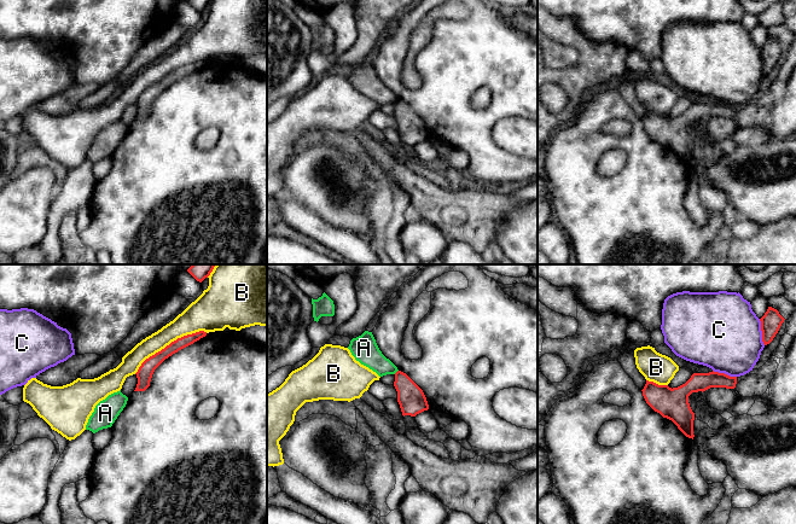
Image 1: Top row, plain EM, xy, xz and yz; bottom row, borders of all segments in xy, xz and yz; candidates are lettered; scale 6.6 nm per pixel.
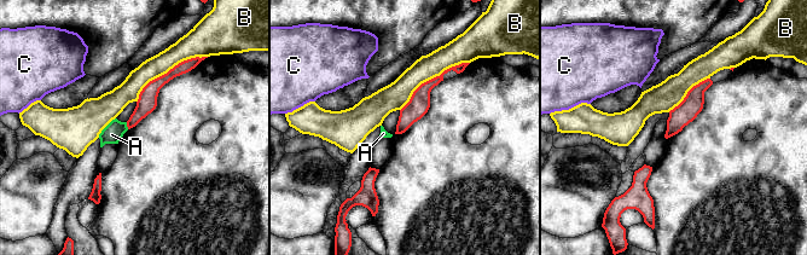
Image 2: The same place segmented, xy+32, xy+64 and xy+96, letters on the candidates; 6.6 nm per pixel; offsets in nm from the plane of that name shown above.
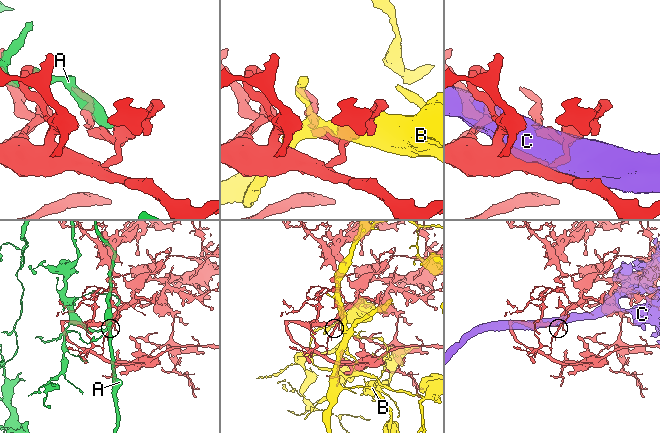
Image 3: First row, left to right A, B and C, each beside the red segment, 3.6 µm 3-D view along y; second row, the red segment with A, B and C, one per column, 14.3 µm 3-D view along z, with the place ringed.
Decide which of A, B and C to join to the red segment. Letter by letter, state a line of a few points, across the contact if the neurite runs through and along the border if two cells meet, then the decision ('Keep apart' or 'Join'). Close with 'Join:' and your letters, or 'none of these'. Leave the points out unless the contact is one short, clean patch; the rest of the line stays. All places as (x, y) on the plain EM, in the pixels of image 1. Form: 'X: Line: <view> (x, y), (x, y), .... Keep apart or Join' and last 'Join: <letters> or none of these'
A: Keep apart
B: Keep apart
C: Keep apart
Join: none of these

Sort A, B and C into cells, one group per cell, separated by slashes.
A / B / C

